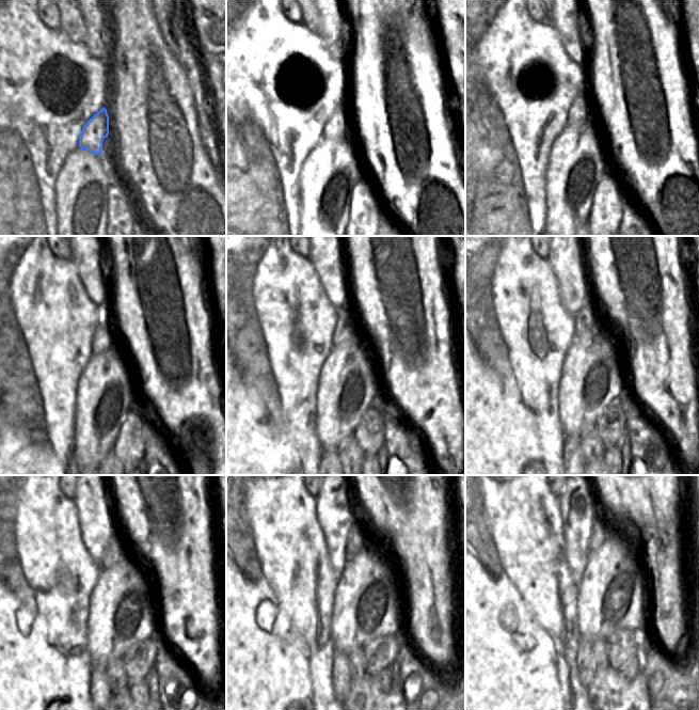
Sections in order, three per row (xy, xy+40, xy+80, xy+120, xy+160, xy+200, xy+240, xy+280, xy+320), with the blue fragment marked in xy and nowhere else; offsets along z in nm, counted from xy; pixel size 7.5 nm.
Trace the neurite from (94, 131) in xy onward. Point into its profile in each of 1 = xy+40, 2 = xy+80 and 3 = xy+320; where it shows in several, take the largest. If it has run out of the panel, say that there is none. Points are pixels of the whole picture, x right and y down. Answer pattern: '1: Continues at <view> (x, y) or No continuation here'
1: Continues at xy+40 (333, 129)
2: Continues at xy+80 (575, 117)
3: Continues at xy+320 (601, 522)

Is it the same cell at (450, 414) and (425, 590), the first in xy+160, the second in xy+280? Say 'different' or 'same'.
same

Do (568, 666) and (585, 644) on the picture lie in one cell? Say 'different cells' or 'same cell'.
different cells

